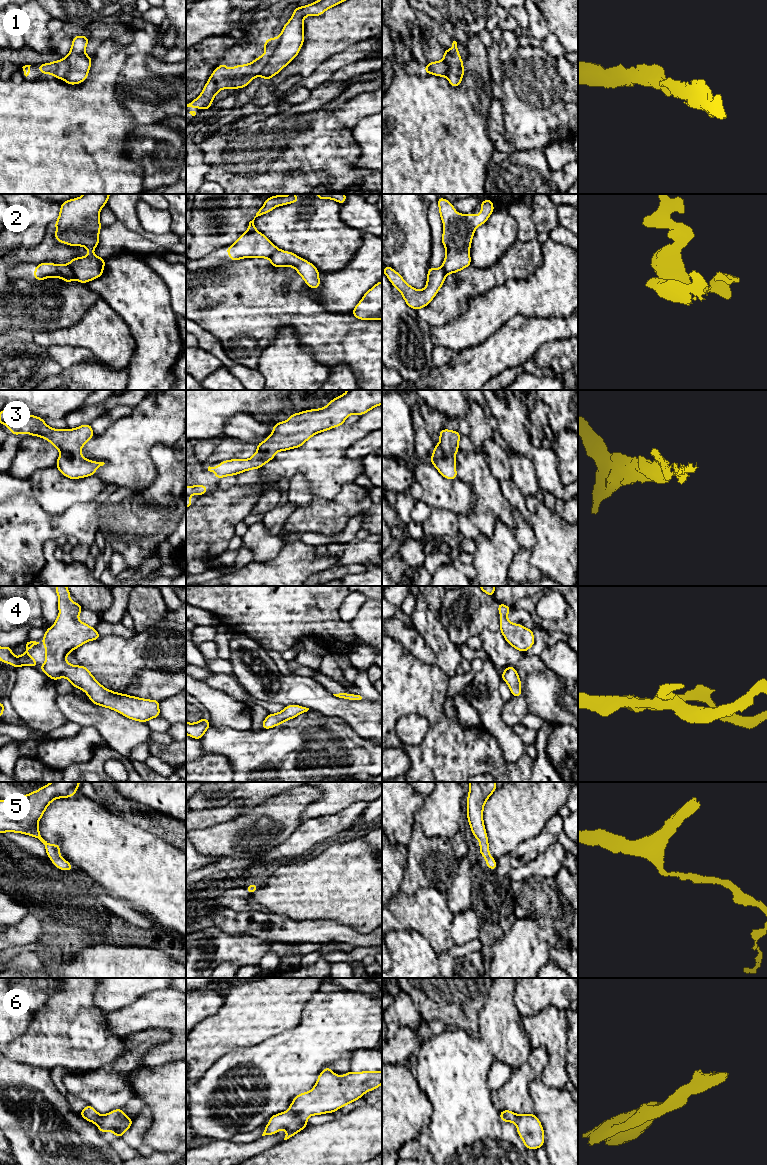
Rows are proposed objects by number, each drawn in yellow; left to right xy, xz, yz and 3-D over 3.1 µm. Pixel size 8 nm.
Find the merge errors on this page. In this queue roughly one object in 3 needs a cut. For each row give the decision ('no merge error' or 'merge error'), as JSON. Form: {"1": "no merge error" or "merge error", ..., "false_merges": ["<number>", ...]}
{"1": "merge error", "2": "merge error", "3": "no merge error", "4": "no merge error", "5": "no merge error", "6": "no merge error", "false_merges": ["1", "2"]}

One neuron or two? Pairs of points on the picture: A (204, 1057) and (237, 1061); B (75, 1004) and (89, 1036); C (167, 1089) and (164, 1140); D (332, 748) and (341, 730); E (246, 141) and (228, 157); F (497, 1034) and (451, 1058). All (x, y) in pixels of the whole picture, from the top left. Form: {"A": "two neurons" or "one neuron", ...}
{"A": "two neurons", "B": "one neuron", "C": "one neuron", "D": "one neuron", "E": "one neuron", "F": "two neurons"}

